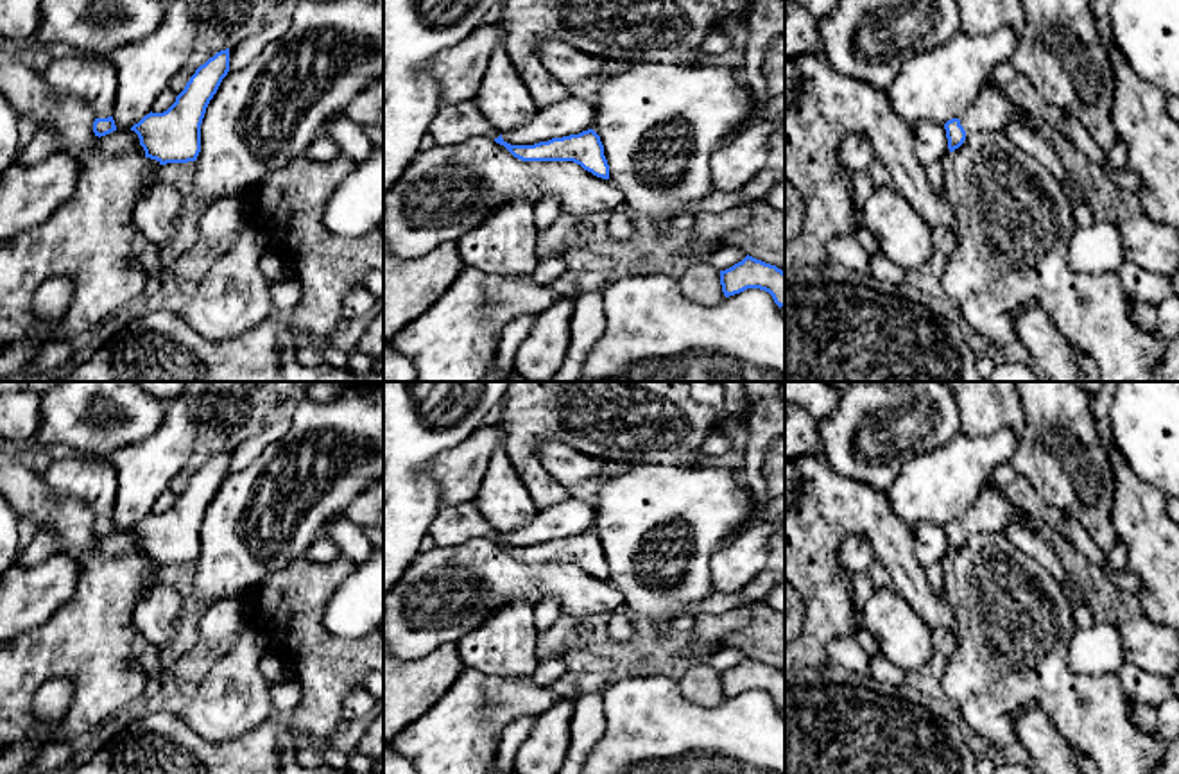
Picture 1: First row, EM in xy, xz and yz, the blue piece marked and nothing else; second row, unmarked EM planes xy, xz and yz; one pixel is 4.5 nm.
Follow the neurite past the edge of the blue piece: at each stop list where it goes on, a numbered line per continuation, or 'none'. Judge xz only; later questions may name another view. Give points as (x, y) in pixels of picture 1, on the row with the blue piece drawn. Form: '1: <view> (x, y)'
1: xz (457, 122)

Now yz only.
1: yz (991, 110)

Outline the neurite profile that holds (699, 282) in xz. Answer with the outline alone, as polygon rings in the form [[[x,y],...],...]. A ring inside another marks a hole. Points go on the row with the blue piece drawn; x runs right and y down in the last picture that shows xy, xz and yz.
[[[710,262],[679,265],[677,276],[683,296],[693,303],[715,306],[726,299],[720,272]]]

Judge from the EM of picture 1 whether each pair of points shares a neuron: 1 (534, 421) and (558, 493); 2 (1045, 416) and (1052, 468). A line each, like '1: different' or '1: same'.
1: same
2: same

